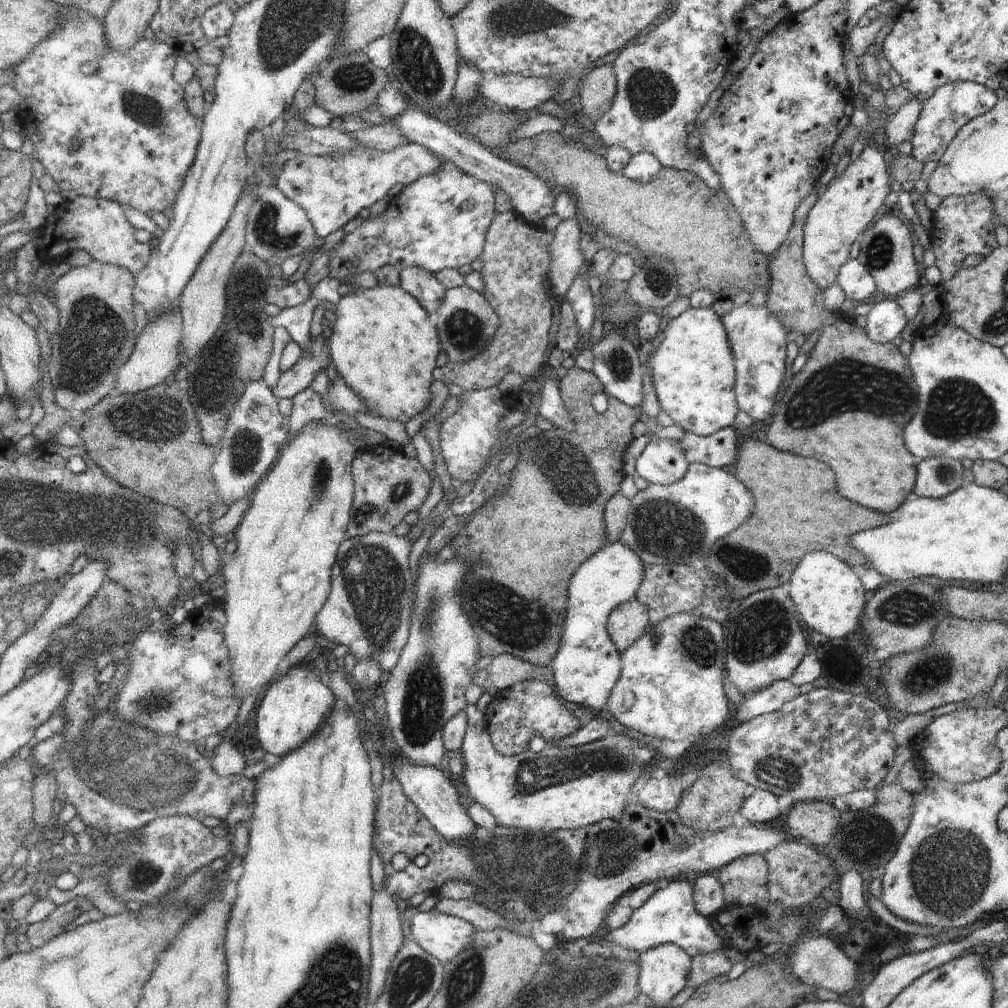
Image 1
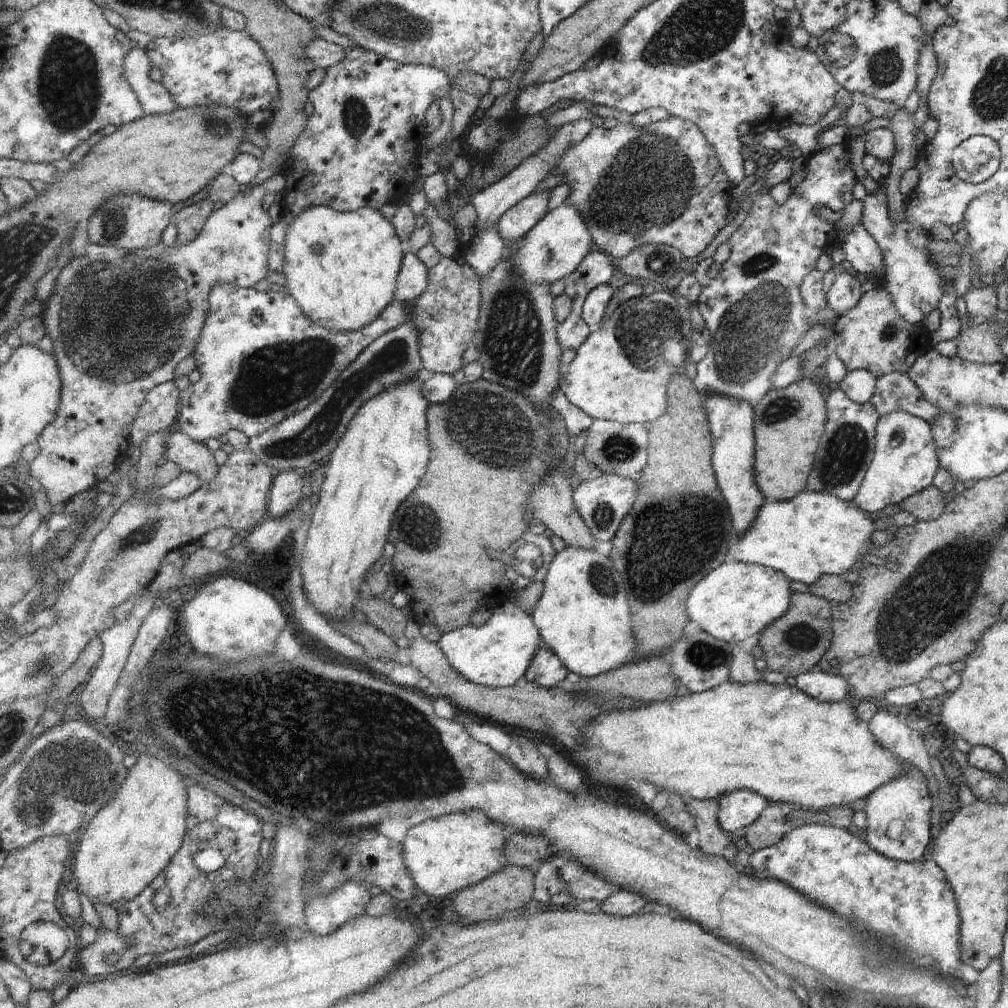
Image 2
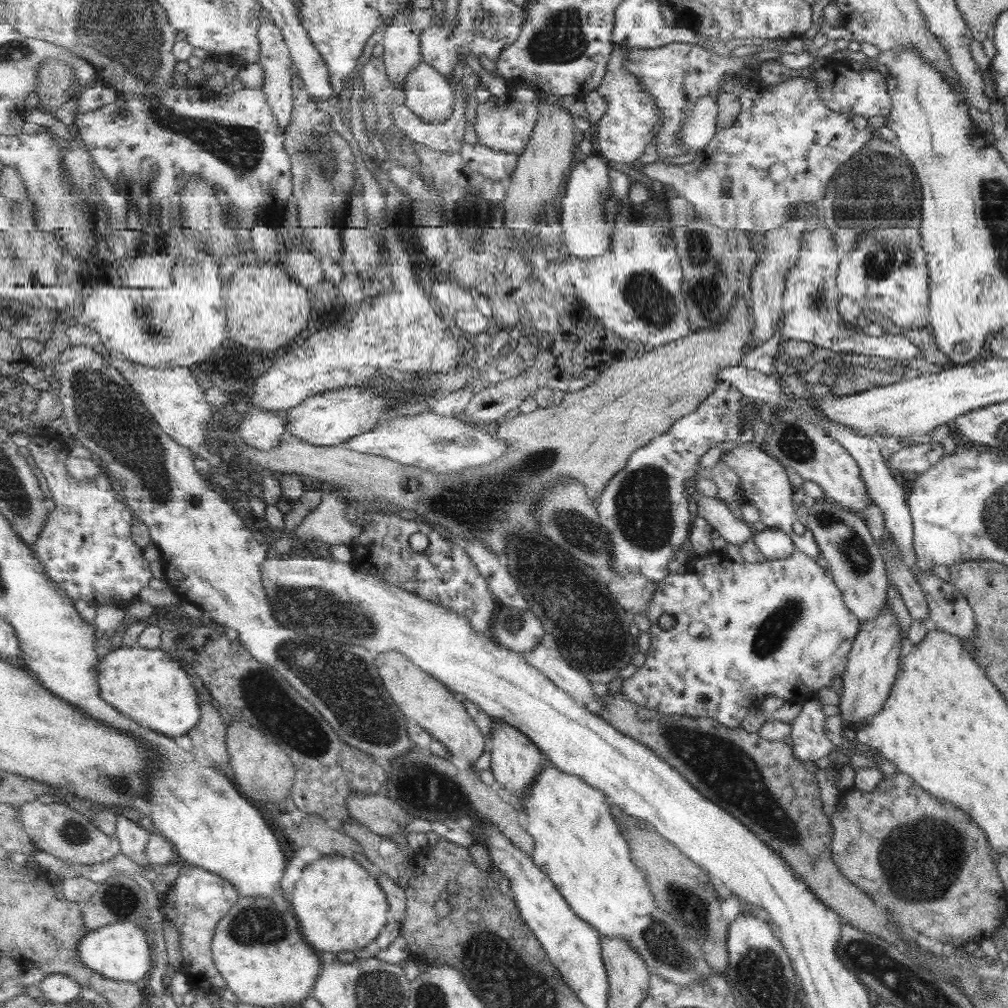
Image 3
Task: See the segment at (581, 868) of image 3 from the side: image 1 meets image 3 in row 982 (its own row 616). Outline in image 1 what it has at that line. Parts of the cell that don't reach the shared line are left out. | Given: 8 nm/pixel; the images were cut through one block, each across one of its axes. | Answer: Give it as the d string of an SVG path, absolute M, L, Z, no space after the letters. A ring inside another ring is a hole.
M679 613L658 625L649 625L647 632L621 654L622 677L608 702L607 715L627 732L639 731L657 737L660 742L705 736L717 730L727 716L727 702L721 690L721 672L725 662L723 630L708 618Z

